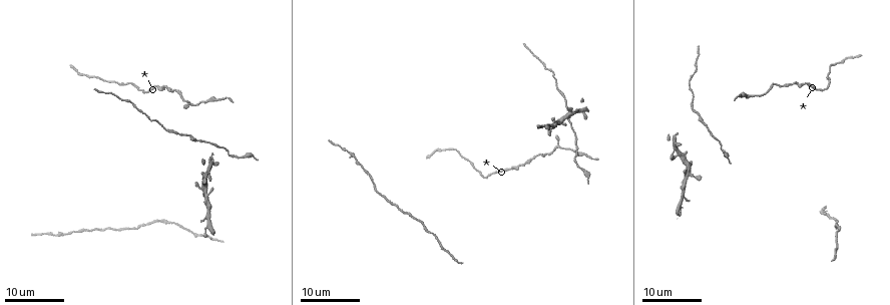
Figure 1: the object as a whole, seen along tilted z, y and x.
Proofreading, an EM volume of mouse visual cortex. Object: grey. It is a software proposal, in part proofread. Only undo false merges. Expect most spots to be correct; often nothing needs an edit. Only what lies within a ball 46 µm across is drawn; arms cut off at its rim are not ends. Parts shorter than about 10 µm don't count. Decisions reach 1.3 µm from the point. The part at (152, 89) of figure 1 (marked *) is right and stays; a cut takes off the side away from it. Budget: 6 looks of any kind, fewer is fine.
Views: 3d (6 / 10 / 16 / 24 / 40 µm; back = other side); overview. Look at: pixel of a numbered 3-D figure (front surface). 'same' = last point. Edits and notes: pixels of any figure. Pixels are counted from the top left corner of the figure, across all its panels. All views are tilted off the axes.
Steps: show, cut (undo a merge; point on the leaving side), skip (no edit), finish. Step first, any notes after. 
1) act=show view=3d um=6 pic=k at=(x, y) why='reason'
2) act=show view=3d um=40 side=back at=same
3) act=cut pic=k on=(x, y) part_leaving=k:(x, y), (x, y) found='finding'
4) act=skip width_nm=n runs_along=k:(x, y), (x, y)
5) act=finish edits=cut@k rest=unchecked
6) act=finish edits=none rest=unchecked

act=show view=3d um=24 pic=1 at=(546, 156)

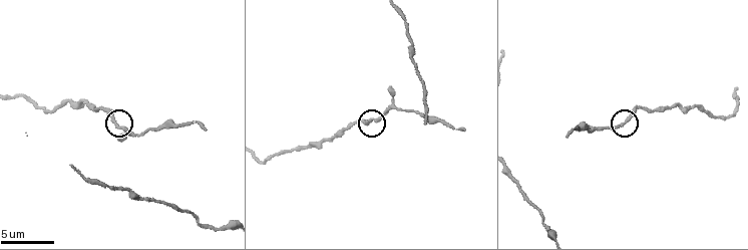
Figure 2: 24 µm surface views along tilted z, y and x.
act=show view=3d um=6 pic=2 at=(625, 123)

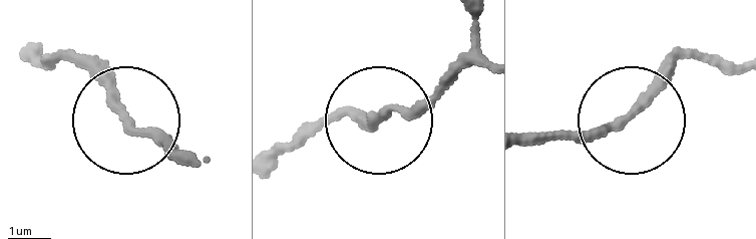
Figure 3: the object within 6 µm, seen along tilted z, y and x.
act=skip runs_along=3:(285, 156), (346, 112), (374, 120), (423, 109), (457, 79) found='continuous, no second neuron'

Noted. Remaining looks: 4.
act=show view=3d um=16 pic=2 at=(308, 147) why='calibre changes'

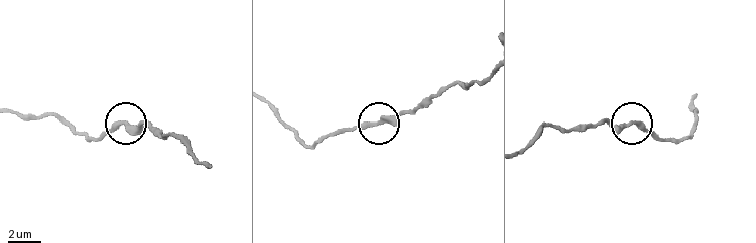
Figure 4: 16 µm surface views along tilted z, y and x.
act=skip width_nm=290 runs_along=4:(648, 133), (630, 122), (591, 125) found='one neuron here'

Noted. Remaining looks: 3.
act=show view=3d um=16 pic=1 at=(158, 222)

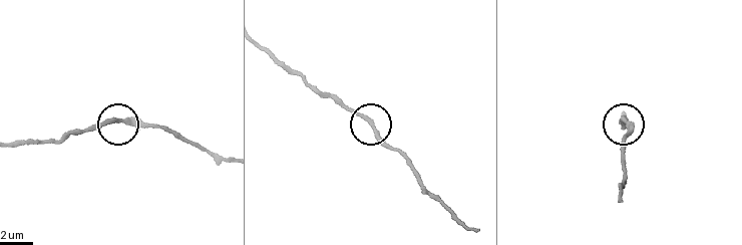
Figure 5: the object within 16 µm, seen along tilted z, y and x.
act=show view=3d um=10 pic=5 at=(111, 122) why='closer look'

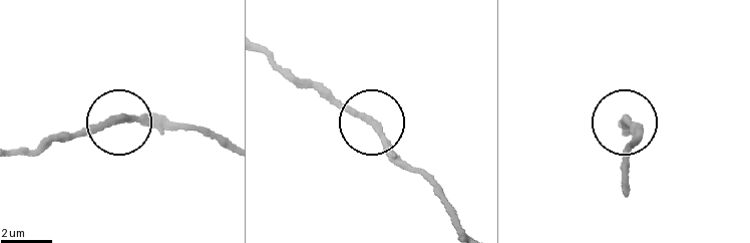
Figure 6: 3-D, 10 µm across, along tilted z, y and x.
act=skip side_arm_um=13 found='one neuron here'

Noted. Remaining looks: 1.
act=finish edits=none rest=unchecked

